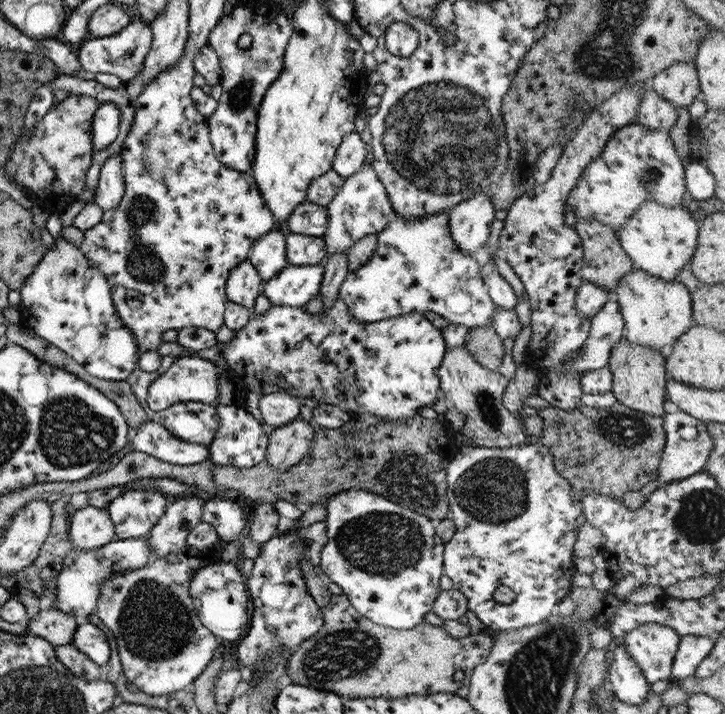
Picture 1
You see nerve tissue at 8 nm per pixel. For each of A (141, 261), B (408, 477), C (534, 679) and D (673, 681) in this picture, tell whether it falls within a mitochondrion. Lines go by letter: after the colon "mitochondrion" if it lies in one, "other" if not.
A: mitochondrion
B: mitochondrion
C: mitochondrion
D: other

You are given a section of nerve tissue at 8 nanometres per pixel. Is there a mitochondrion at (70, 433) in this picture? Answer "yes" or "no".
yes

